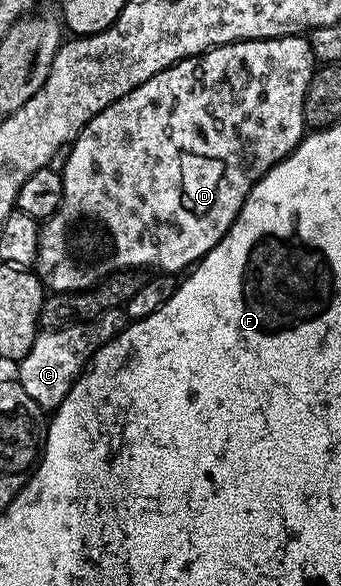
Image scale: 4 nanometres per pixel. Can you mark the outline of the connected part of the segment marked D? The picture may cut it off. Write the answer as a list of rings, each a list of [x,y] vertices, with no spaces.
[[[299,34],[299,35],[296,35],[296,36],[281,36],[281,37],[280,37],[280,38],[272,38],[272,39],[271,39],[271,40],[238,40],[238,41],[237,41],[237,42],[235,42],[235,44],[221,44],[221,46],[220,46],[220,47],[219,47],[219,48],[212,48],[212,49],[210,49],[210,51],[208,51],[208,52],[203,52],[203,53],[202,53],[202,55],[200,55],[200,56],[196,56],[196,57],[193,57],[193,58],[191,58],[191,59],[189,59],[189,60],[182,60],[182,61],[181,61],[181,62],[180,62],[180,63],[178,63],[178,64],[174,64],[174,65],[173,65],[173,66],[172,66],[172,67],[171,67],[171,68],[165,68],[165,69],[164,69],[164,70],[160,70],[160,74],[156,74],[156,75],[155,75],[155,76],[153,76],[153,77],[152,77],[152,78],[148,78],[148,82],[144,82],[144,83],[143,83],[143,84],[141,84],[141,85],[140,85],[140,86],[136,86],[136,87],[135,87],[135,88],[133,88],[133,89],[132,89],[132,91],[130,91],[130,92],[129,92],[129,94],[128,94],[128,95],[126,95],[126,96],[125,96],[125,97],[124,97],[124,98],[120,98],[120,99],[119,99],[119,100],[117,100],[117,101],[116,101],[116,102],[112,102],[112,103],[111,103],[111,104],[109,104],[109,105],[108,105],[108,107],[107,107],[107,108],[105,108],[105,110],[104,110],[104,111],[102,111],[102,112],[101,112],[101,113],[100,113],[100,114],[96,114],[96,115],[95,115],[95,116],[94,116],[94,117],[92,117],[92,119],[90,119],[90,120],[89,120],[89,122],[87,122],[87,124],[86,124],[86,125],[85,125],[85,126],[84,126],[84,130],[83,130],[83,131],[82,131],[82,133],[81,133],[81,134],[80,134],[80,135],[79,135],[79,136],[77,136],[77,137],[76,137],[76,139],[74,139],[74,143],[73,143],[73,144],[71,144],[71,145],[69,145],[69,148],[68,148],[68,151],[67,151],[67,152],[66,152],[66,153],[65,153],[65,156],[66,156],[66,155],[67,155],[67,156],[66,156],[66,161],[64,161],[64,162],[63,162],[63,164],[60,164],[60,171],[61,171],[61,174],[62,174],[62,197],[61,197],[61,198],[60,198],[60,206],[59,206],[59,207],[58,207],[58,208],[57,208],[57,210],[55,210],[55,212],[54,212],[54,213],[53,213],[53,214],[52,214],[52,215],[51,215],[51,216],[50,216],[50,217],[49,217],[49,218],[47,218],[47,219],[46,219],[46,221],[45,221],[45,222],[44,222],[44,223],[43,223],[43,224],[42,224],[42,225],[41,225],[41,228],[40,228],[40,231],[39,231],[39,234],[38,234],[38,258],[37,258],[37,261],[36,261],[36,271],[37,271],[37,273],[38,273],[38,279],[39,279],[39,280],[41,280],[41,281],[42,281],[42,283],[43,283],[43,285],[45,285],[45,287],[46,287],[46,288],[47,288],[47,289],[49,289],[49,291],[50,291],[50,292],[51,292],[51,293],[55,293],[55,292],[82,292],[82,291],[83,291],[83,290],[84,290],[84,289],[85,289],[85,288],[93,288],[93,287],[94,287],[94,285],[95,285],[95,284],[97,284],[97,283],[98,283],[98,281],[100,281],[100,280],[105,280],[105,279],[106,279],[106,277],[108,277],[108,276],[111,276],[111,275],[112,275],[112,274],[113,274],[113,272],[120,272],[120,271],[123,271],[123,270],[147,270],[147,269],[146,269],[146,268],[154,268],[154,269],[150,269],[150,270],[157,270],[157,271],[158,271],[158,272],[159,272],[159,273],[162,273],[162,274],[178,274],[178,271],[180,271],[180,270],[181,270],[181,268],[186,268],[186,267],[187,267],[187,268],[186,268],[186,269],[189,269],[189,268],[190,268],[190,267],[191,267],[191,266],[194,266],[194,265],[197,265],[197,263],[198,263],[198,261],[199,261],[199,260],[201,260],[201,259],[202,259],[202,257],[203,257],[203,256],[207,256],[207,254],[208,254],[208,253],[209,253],[209,252],[210,252],[210,251],[212,251],[212,249],[213,249],[213,248],[215,248],[215,246],[217,246],[217,245],[218,245],[218,243],[220,243],[220,242],[221,242],[221,240],[222,240],[222,239],[223,239],[223,238],[224,238],[224,234],[225,234],[225,233],[226,233],[226,232],[227,232],[227,230],[228,230],[228,229],[230,229],[230,228],[231,228],[231,227],[232,227],[232,226],[233,226],[233,225],[234,225],[234,220],[235,220],[235,218],[237,218],[237,217],[238,217],[238,211],[239,211],[239,210],[241,210],[241,209],[242,209],[242,207],[243,207],[243,206],[244,206],[244,202],[245,202],[245,201],[246,201],[246,199],[247,199],[247,198],[248,198],[248,194],[249,194],[249,193],[250,193],[250,191],[252,191],[252,190],[253,190],[253,188],[254,188],[254,186],[255,186],[255,184],[257,184],[257,183],[258,183],[258,179],[259,179],[259,178],[261,178],[261,177],[262,177],[262,176],[263,176],[263,175],[264,175],[264,173],[265,173],[265,172],[267,172],[267,171],[268,171],[268,170],[272,170],[272,169],[273,169],[273,168],[275,168],[275,166],[276,166],[276,165],[277,165],[277,164],[279,164],[279,162],[280,162],[280,161],[281,161],[281,160],[283,160],[283,159],[284,159],[284,157],[285,157],[285,156],[289,156],[289,155],[290,155],[290,153],[291,153],[291,152],[293,152],[293,151],[294,151],[294,149],[295,149],[295,148],[297,148],[297,147],[298,147],[298,145],[299,145],[299,144],[301,144],[301,143],[302,143],[302,141],[303,141],[303,139],[304,139],[304,131],[303,131],[303,132],[302,132],[302,128],[303,128],[303,129],[305,129],[305,128],[306,128],[306,127],[307,127],[307,123],[306,123],[306,119],[305,119],[305,118],[304,118],[304,94],[305,94],[305,93],[306,93],[306,91],[307,91],[307,90],[308,90],[308,82],[309,82],[309,81],[310,81],[310,80],[311,80],[311,79],[312,79],[312,78],[313,78],[313,76],[314,76],[314,74],[315,74],[315,71],[316,71],[316,61],[315,61],[315,59],[314,59],[314,55],[313,55],[313,54],[312,54],[312,50],[311,50],[311,49],[310,49],[310,42],[309,42],[309,39],[307,39],[307,37],[306,37],[306,36],[305,36],[305,35],[302,35],[302,34]]]

